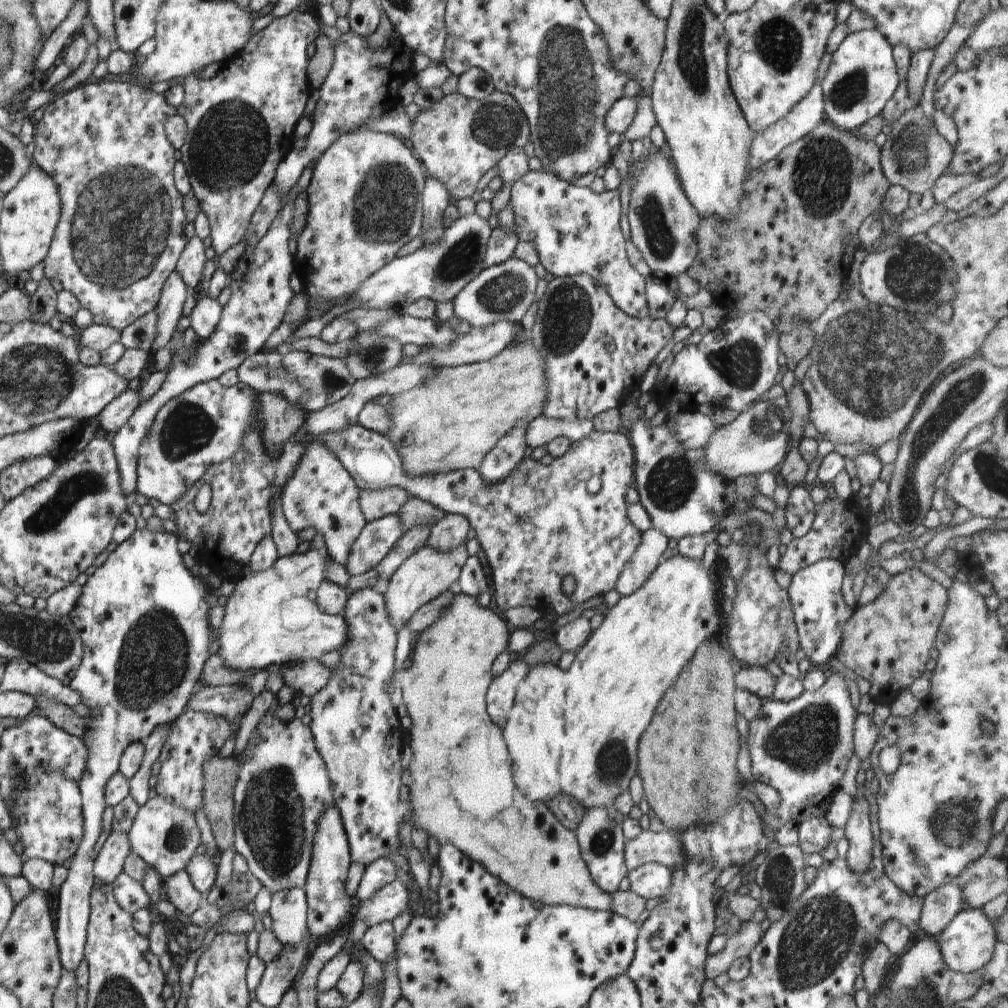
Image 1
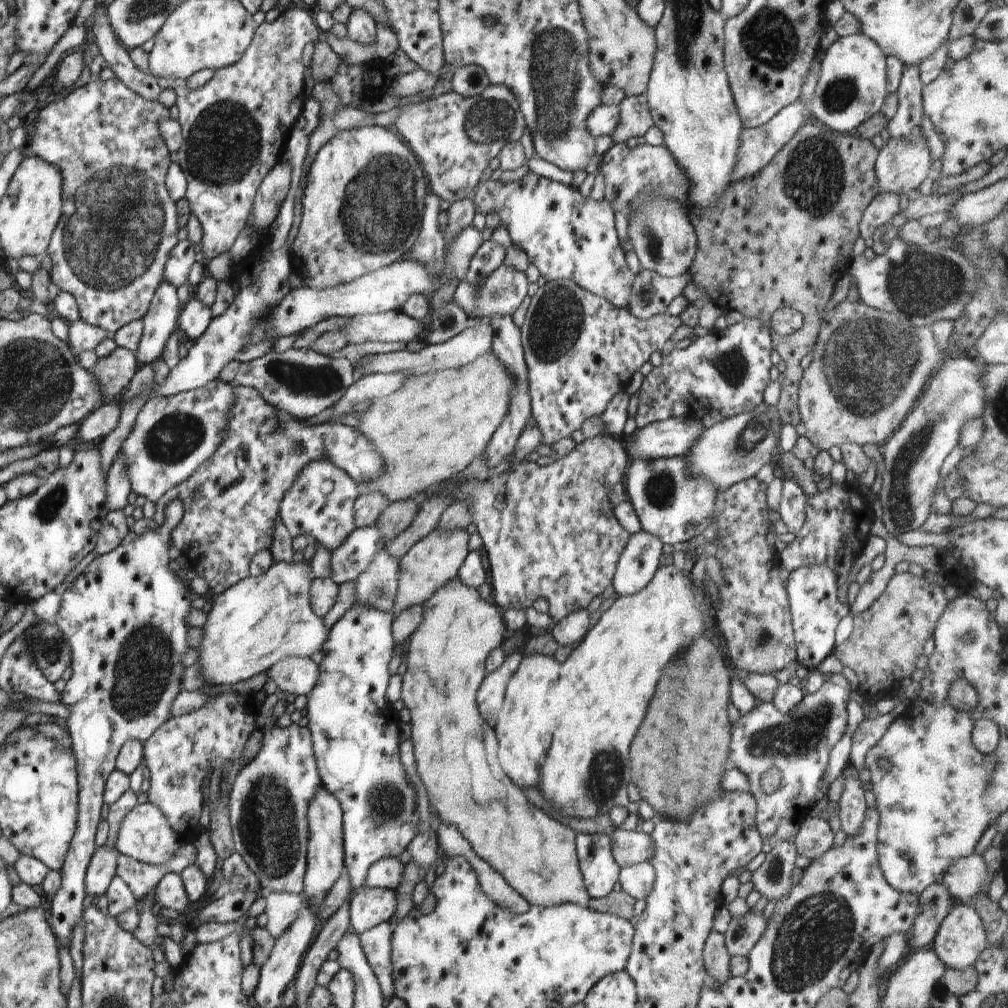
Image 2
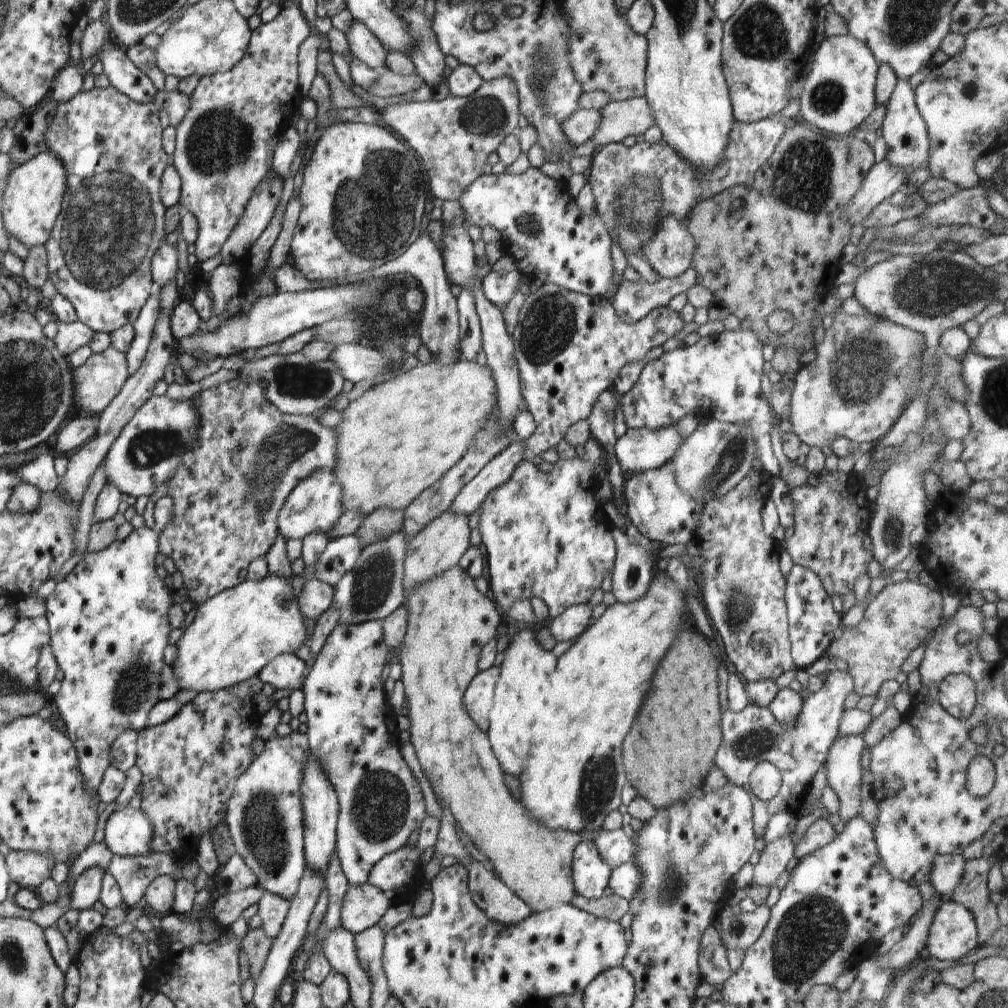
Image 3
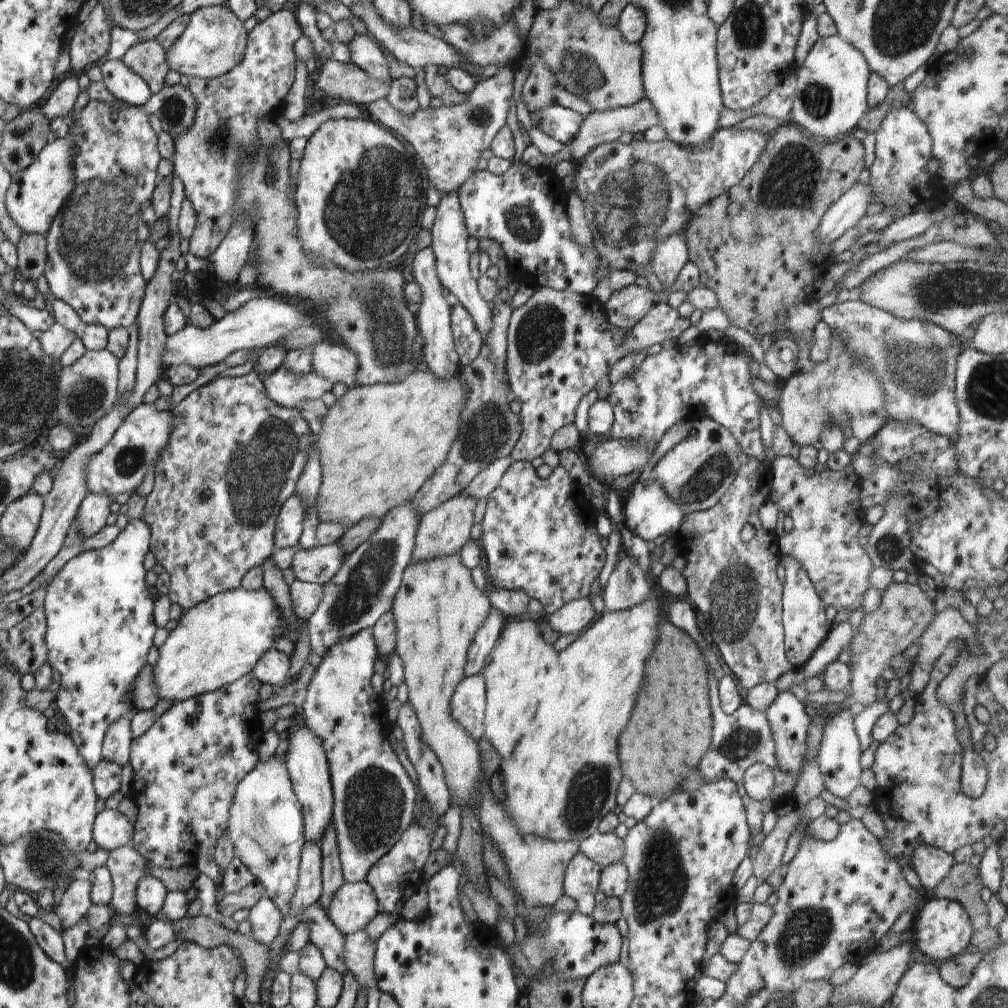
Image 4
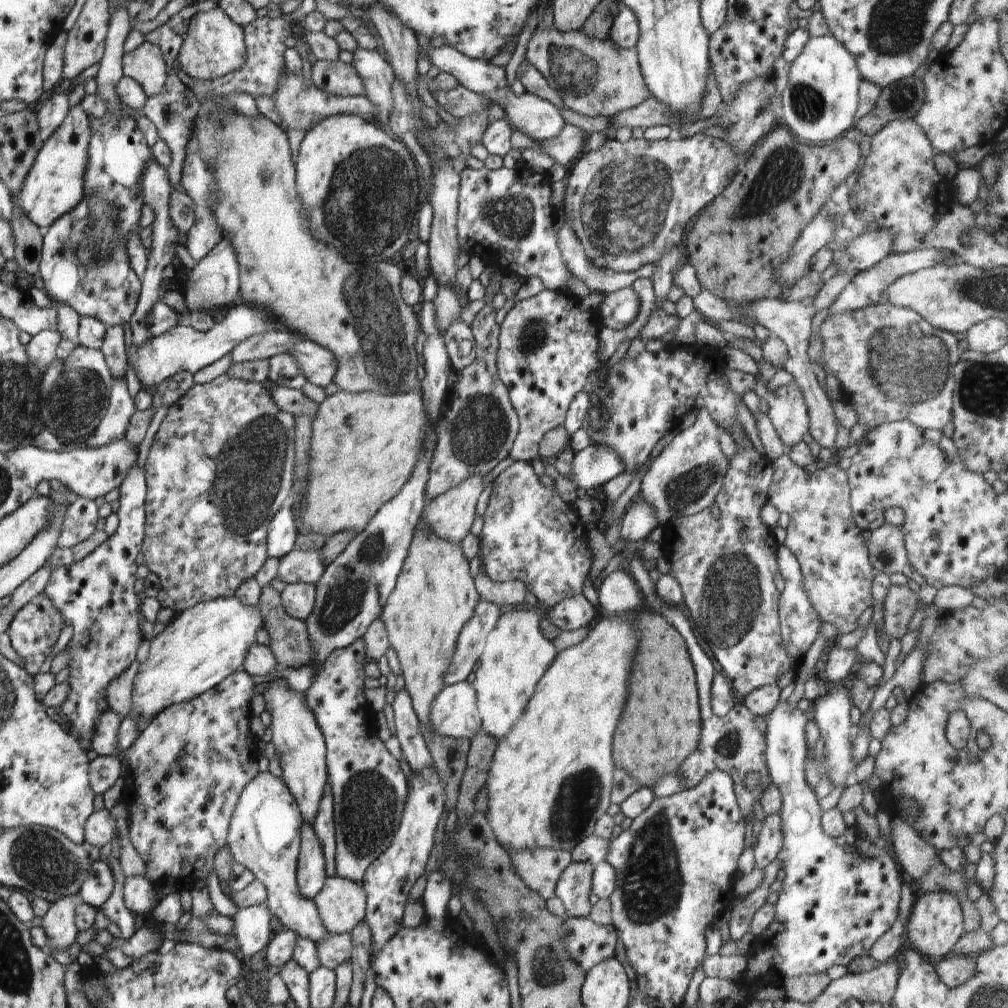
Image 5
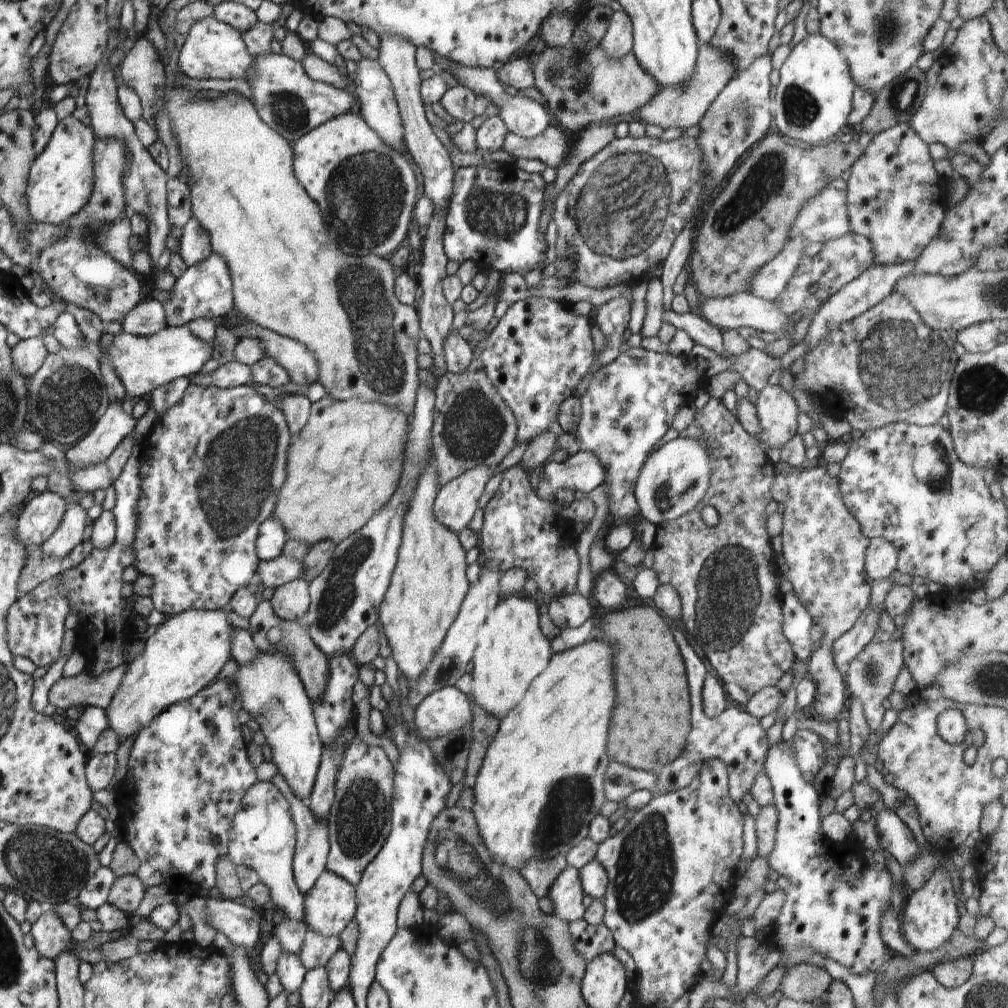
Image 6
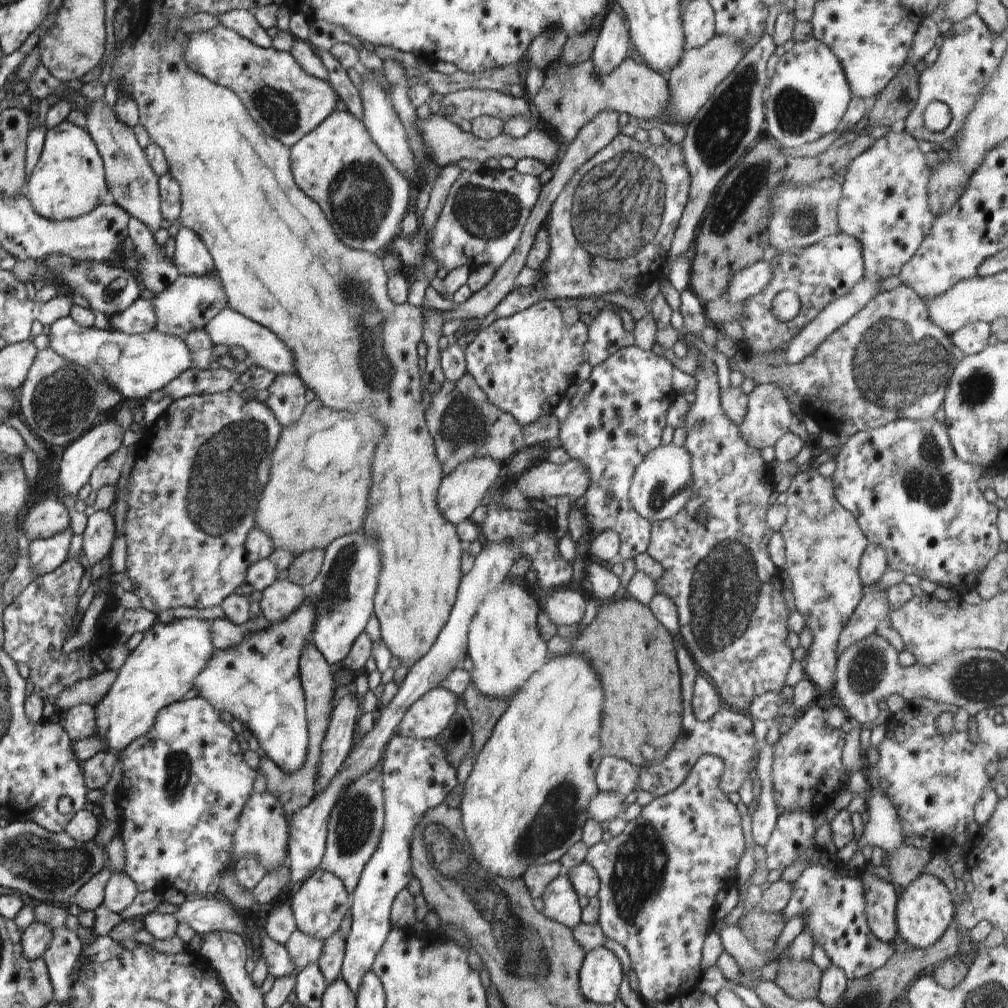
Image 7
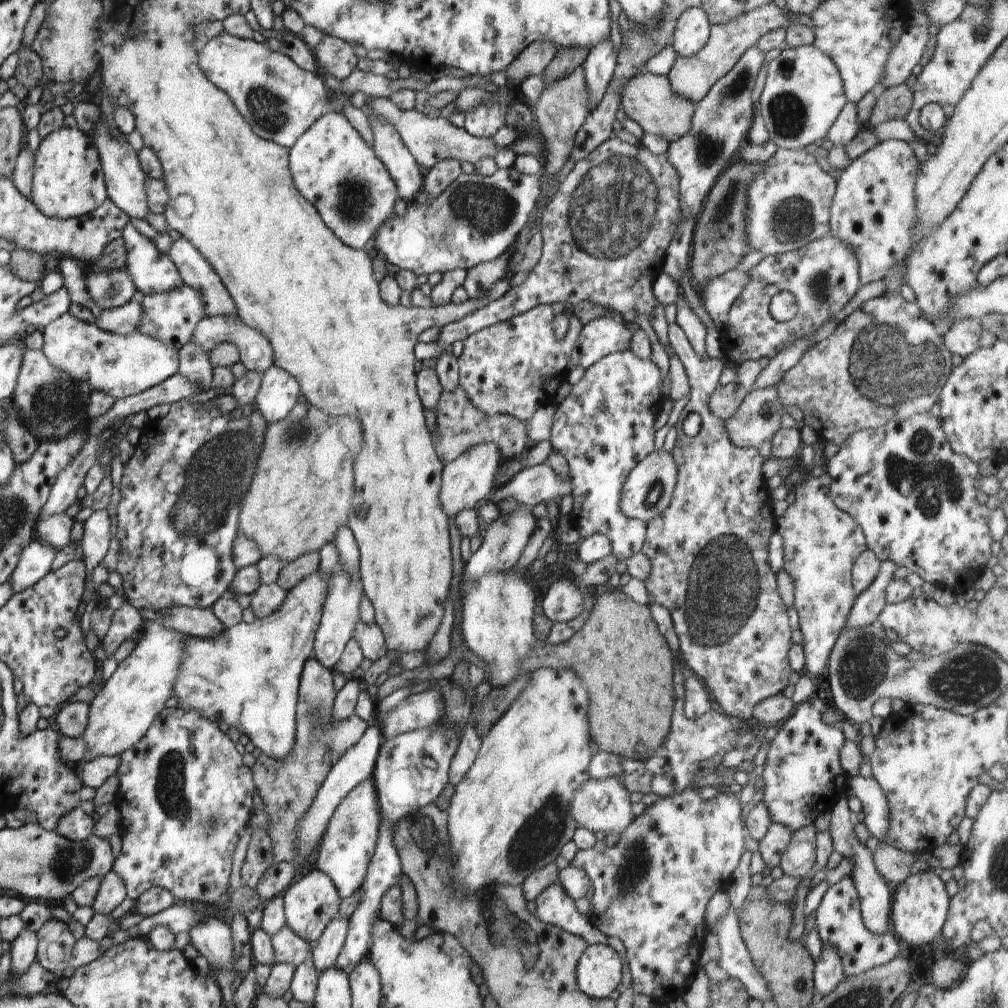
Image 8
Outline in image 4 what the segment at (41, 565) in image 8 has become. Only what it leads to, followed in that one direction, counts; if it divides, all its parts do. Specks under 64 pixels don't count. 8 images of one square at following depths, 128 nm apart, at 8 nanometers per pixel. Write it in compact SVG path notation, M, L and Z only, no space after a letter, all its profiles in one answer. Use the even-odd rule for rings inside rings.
M88 493L84 497L84 500L80 502L80 508L78 508L78 514L74 520L78 520L78 528L80 528L80 534L82 538L88 538L100 532L108 522L108 515L110 513L110 498L104 494L92 494Z

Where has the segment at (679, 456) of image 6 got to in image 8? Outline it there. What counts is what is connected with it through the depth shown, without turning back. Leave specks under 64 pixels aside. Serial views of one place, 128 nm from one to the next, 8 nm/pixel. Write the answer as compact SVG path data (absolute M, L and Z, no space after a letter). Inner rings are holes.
M663 449L652 451L630 471L622 486L622 500L620 500L622 514L628 518L640 518L642 522L650 522L652 518L662 515L672 500L676 480L678 480L678 466L672 454Z

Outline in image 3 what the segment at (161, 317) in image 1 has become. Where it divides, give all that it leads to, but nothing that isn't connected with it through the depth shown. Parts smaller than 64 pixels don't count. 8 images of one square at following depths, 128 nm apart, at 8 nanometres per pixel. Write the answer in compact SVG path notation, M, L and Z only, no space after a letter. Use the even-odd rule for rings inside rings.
M154 284L151 296L142 307L137 320L133 323L134 340L129 352L125 353L129 368L129 375L138 371L148 353L151 341L155 336L156 326L161 318L161 287Z

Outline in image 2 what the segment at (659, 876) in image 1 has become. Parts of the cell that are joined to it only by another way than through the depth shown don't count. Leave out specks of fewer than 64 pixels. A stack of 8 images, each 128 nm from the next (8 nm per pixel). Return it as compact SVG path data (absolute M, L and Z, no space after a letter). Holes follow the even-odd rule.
M642 862L621 868L618 880L622 890L634 900L645 899L654 886L654 866L650 862Z

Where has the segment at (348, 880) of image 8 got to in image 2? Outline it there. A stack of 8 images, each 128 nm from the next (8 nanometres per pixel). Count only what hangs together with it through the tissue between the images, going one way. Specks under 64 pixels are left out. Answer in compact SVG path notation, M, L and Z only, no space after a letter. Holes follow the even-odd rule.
M354 605L334 626L330 629L328 634L328 640L324 642L324 646L320 648L323 657L318 664L318 670L320 670L320 676L318 676L318 682L316 686L312 688L312 692L307 696L307 706L305 707L303 714L308 718L308 730L310 730L313 749L314 760L316 760L316 766L318 766L318 772L320 773L320 780L322 780L322 787L326 788L330 794L336 797L336 800L340 803L343 812L343 843L344 843L344 867L348 870L348 876L350 876L350 884L352 884L352 890L356 892L360 889L368 869L374 862L383 858L398 857L399 854L406 850L407 846L412 842L413 838L419 834L420 830L420 818L416 808L416 790L410 782L407 772L400 761L400 721L396 714L396 710L393 708L392 703L387 700L386 688L388 688L388 681L390 680L390 667L392 655L394 654L395 642L392 638L392 622L394 622L394 614L389 612L380 612L373 608L362 608L361 606Z

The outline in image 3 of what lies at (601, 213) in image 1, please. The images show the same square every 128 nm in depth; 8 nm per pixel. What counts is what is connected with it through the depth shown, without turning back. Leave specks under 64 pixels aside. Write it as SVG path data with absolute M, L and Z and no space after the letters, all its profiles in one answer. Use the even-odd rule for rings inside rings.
M528 168L524 174L481 175L459 199L466 214L466 227L478 225L483 230L492 226L501 234L505 253L514 258L519 267L518 272L530 278L566 288L590 297L605 297L613 286L614 264L612 262L612 242L609 229L600 215L595 211L582 215L578 204L564 186L556 180L545 176L540 169Z

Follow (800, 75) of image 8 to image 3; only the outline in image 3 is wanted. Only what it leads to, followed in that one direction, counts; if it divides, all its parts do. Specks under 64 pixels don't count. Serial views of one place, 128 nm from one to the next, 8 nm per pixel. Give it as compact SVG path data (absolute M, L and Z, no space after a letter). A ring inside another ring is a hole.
M834 36L826 37L818 46L814 56L812 69L806 69L805 84L803 92L800 94L800 110L798 111L798 120L805 122L807 125L816 126L819 130L827 134L836 134L838 136L848 135L855 128L866 120L876 104L876 76L878 76L879 64L874 58L874 54L864 42L852 38L852 36Z

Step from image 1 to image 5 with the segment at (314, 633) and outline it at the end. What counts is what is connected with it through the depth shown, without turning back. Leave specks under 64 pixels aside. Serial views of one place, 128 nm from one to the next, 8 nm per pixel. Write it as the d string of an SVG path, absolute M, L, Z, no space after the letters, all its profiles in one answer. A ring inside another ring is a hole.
M236 595L198 603L176 614L151 641L147 660L139 662L132 712L128 717L152 720L162 709L192 700L218 686L232 672L242 670L248 650L256 642L256 629L262 628L262 622L258 606L250 608Z

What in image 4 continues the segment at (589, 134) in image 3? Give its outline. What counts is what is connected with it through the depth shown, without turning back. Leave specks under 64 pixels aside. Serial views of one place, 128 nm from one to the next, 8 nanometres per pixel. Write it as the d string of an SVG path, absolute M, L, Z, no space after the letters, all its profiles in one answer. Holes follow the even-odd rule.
M556 103L542 108L540 112L531 116L535 119L536 128L558 140L558 142L562 142L566 147L574 140L583 120L581 114Z

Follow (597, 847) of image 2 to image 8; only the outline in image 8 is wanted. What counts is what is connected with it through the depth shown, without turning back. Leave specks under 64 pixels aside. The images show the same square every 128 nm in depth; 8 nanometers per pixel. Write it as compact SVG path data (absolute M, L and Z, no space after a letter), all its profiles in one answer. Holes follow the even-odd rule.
M559 882L545 888L534 901L536 918L540 918L544 924L551 924L574 936L580 936L587 945L607 944L608 937L576 910L575 900L566 894Z

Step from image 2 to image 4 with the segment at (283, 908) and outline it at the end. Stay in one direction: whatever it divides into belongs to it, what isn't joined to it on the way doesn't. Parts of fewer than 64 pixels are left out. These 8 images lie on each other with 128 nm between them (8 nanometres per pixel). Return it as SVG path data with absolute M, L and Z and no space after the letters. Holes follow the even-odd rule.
M265 894L249 912L248 921L251 924L252 938L256 942L260 941L262 944L270 946L280 932L282 919L282 912L278 912L278 906Z

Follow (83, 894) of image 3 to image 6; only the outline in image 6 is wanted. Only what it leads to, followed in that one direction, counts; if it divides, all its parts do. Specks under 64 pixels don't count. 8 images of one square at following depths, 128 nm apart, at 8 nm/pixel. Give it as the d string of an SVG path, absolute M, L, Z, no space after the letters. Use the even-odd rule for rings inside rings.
M55 905L41 912L40 918L32 924L30 934L34 938L36 950L52 960L73 945L70 943L71 932L56 914Z

